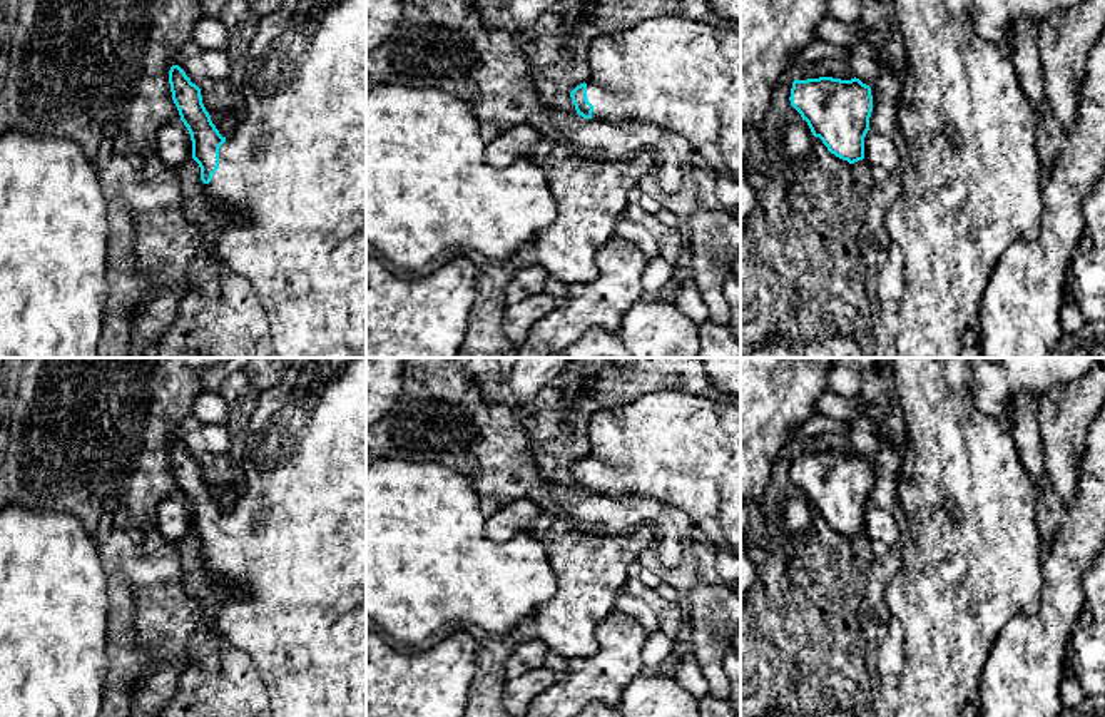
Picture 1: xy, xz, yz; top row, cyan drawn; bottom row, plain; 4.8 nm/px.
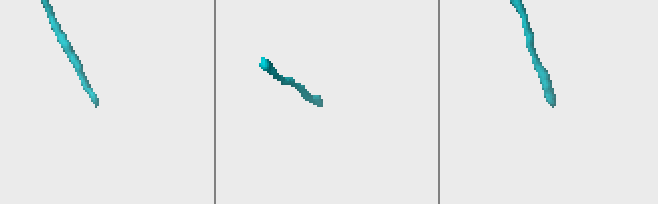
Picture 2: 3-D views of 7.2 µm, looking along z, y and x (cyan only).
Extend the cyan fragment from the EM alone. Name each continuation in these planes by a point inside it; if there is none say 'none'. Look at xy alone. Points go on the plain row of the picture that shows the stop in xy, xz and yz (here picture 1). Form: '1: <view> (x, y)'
1: xy (296, 542)

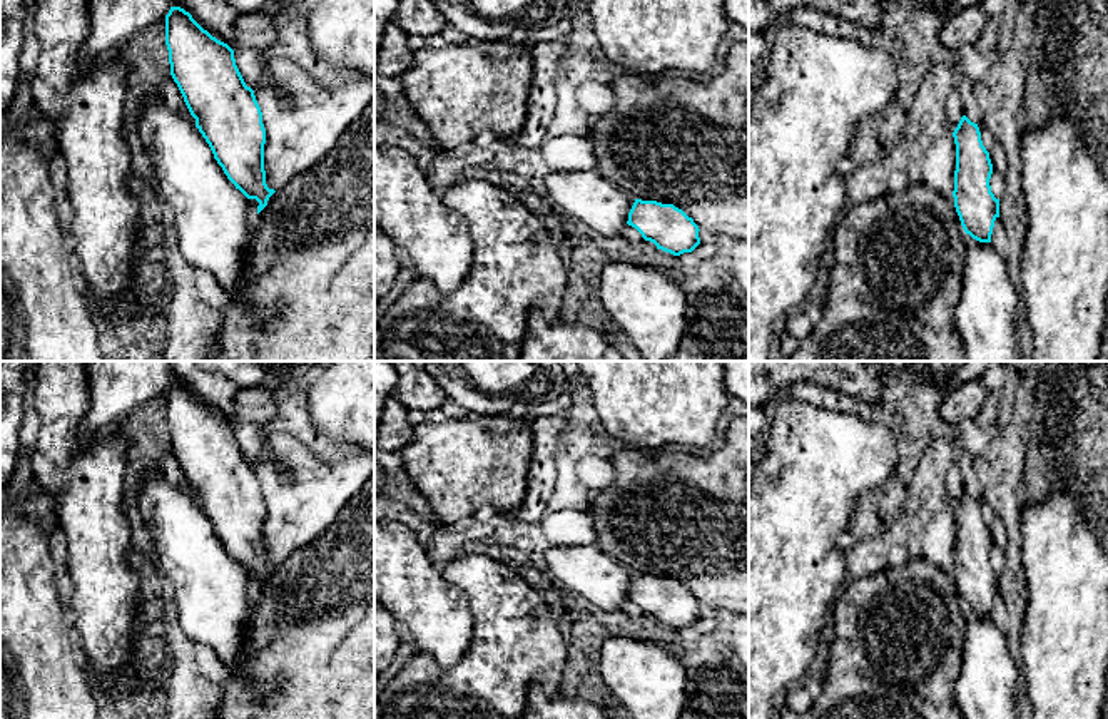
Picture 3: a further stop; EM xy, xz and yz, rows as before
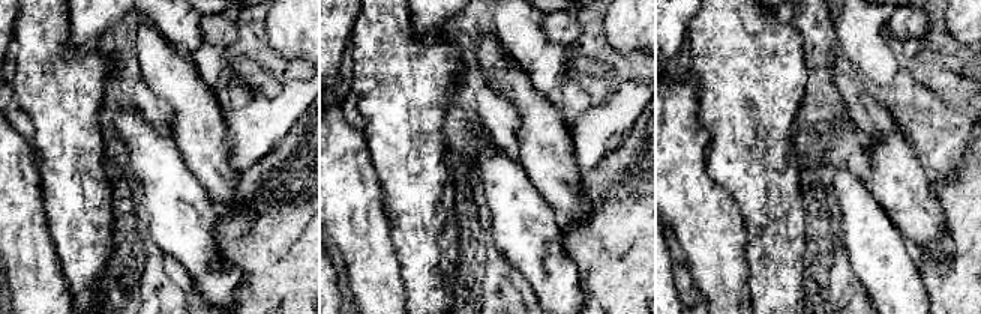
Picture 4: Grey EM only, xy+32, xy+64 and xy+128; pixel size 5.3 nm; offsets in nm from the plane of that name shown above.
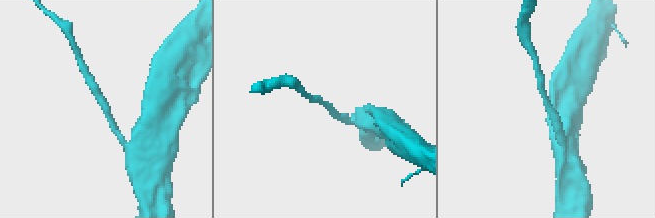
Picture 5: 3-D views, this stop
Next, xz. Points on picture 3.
none

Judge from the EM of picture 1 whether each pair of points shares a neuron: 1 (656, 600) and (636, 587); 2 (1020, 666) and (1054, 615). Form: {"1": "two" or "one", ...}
{"1": "one", "2": "one"}

